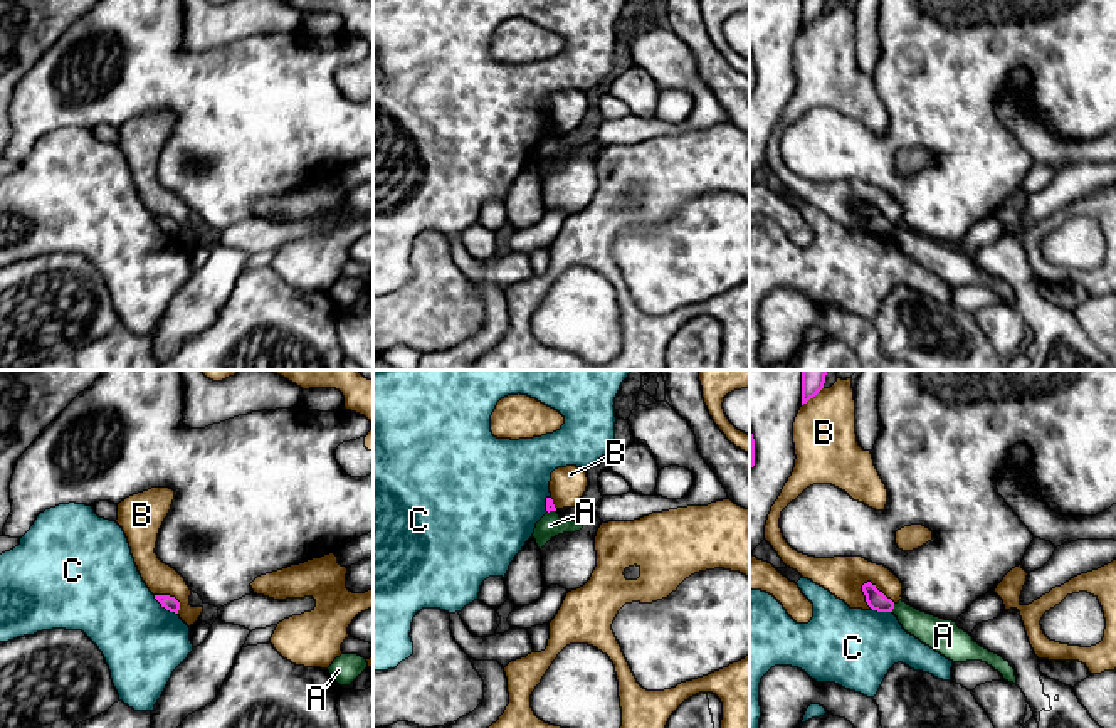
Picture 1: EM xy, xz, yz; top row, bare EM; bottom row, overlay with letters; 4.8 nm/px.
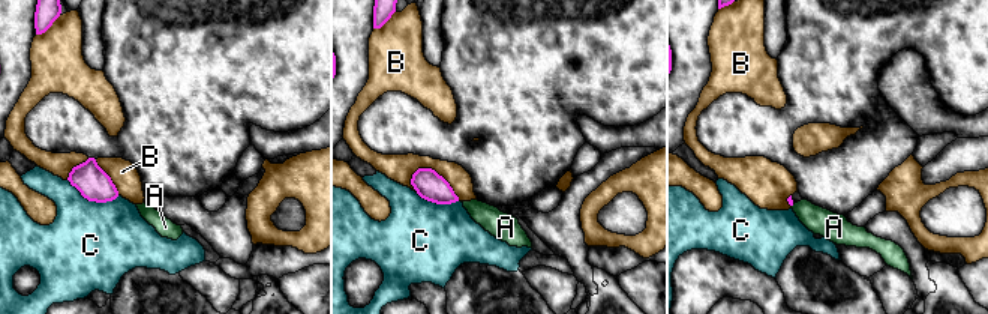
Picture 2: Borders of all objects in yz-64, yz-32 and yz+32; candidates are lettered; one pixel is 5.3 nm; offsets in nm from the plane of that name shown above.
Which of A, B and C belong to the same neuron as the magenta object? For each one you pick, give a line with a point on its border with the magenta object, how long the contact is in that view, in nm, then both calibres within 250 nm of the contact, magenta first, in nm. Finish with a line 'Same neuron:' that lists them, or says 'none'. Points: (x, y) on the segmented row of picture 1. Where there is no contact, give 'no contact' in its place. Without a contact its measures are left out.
Same neuron: none

